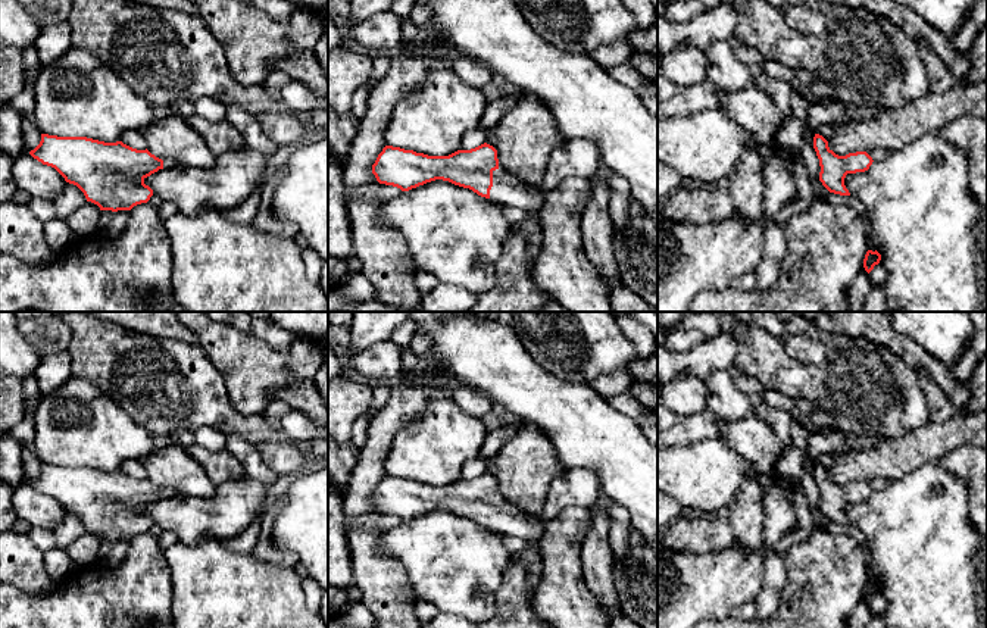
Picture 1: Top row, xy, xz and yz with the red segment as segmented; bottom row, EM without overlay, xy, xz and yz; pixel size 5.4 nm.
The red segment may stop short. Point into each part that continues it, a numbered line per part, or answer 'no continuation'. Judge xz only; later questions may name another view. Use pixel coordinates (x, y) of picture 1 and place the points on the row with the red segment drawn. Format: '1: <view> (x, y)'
1: xz (506, 190)

